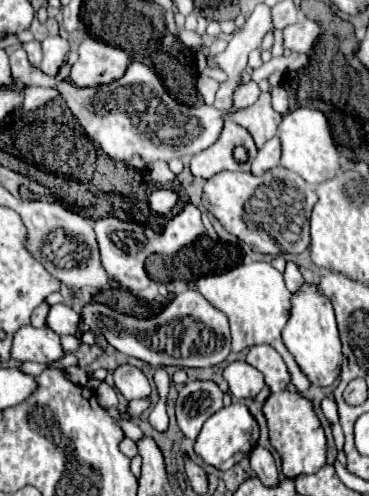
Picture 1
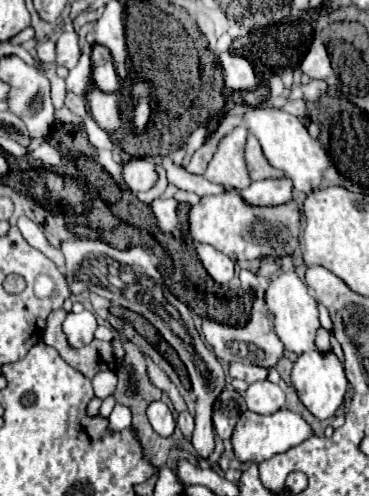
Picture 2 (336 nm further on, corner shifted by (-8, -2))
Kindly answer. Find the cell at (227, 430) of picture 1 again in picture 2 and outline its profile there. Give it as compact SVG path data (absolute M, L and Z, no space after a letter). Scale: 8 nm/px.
M246 410L236 428L234 428L234 434L232 434L232 446L234 446L234 454L240 462L264 462L264 460L270 460L272 456L276 454L282 454L298 444L302 444L304 440L308 440L312 436L312 428L306 424L306 420L296 414L296 412L290 412L290 410L280 410L280 412L274 412L274 414L256 414L256 412L250 412Z

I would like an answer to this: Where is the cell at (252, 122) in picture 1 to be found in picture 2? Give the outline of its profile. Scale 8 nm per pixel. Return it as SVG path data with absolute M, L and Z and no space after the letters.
M252 134L248 136L248 144L246 144L246 164L248 164L248 172L250 172L252 182L266 180L266 178L274 178L276 180L276 178L284 176L284 172L272 168L268 164L268 160L262 154L262 148L260 148L256 136L252 136Z

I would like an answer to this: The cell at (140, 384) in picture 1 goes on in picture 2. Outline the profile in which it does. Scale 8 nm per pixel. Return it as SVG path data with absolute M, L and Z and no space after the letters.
M160 400L152 402L152 404L148 406L148 418L150 418L152 428L154 428L160 436L168 438L168 436L174 434L174 428L176 428L174 414L170 412L170 408L168 408L164 402L160 402Z

